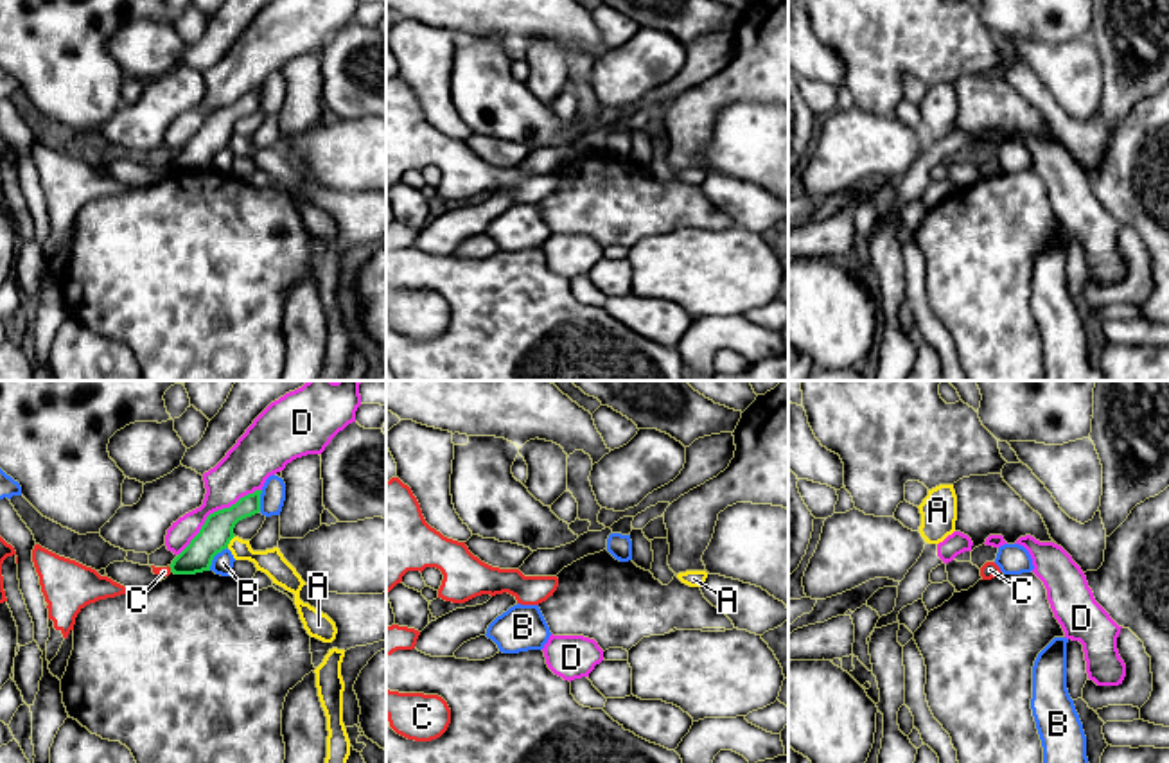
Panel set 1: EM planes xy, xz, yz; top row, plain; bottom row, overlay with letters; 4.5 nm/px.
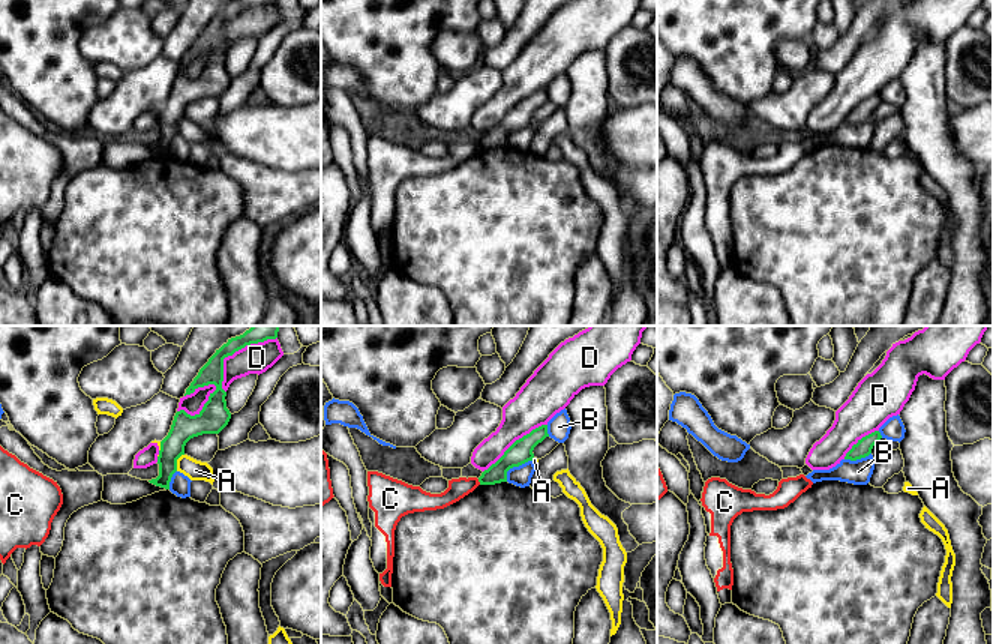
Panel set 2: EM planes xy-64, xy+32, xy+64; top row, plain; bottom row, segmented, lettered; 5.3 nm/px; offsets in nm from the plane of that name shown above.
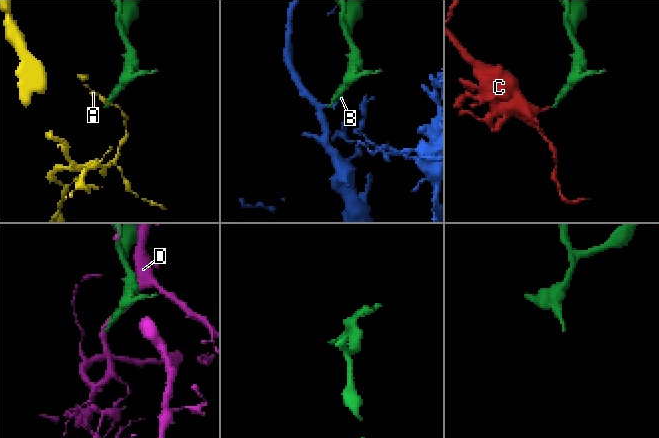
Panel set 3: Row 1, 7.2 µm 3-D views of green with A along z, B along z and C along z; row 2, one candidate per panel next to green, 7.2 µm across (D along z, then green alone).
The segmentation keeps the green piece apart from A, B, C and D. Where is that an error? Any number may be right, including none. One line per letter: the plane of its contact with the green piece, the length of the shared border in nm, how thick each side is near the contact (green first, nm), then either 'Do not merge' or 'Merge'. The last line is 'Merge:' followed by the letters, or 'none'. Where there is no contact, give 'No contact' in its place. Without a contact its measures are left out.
A: Touches green in xy. Shared border 70 nm. Thickness 140 nm (green) against 120 nm. Do not merge
B: Touches green in xy. Shared border 140 nm. Thickness 140 nm (green) against 90 nm. Do not merge
C: Touches green in xy. Shared border 40 nm. Thickness 140 nm (green) against 50 nm. Do not merge
D: Touches green in xy. Shared border 480 nm. Thickness 140 nm (green) against 220 nm. Do not merge
Merge: none

